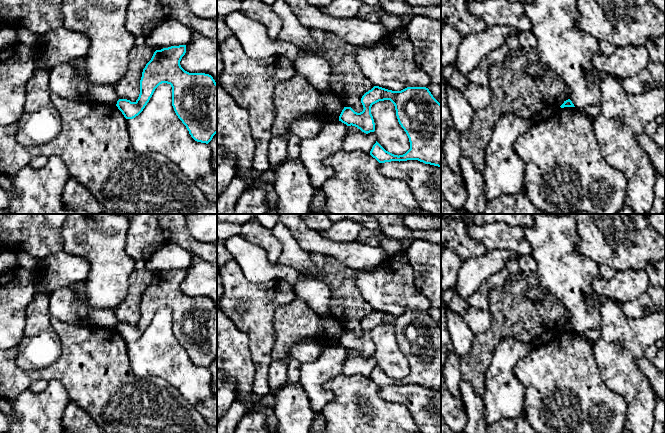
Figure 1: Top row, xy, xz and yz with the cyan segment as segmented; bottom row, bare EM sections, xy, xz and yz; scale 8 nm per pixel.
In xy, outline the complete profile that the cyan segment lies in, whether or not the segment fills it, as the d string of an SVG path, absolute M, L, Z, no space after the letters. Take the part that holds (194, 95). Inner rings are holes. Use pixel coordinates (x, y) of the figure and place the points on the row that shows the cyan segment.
M186 45L156 50L143 69L138 99L135 102L119 99L116 106L126 119L133 119L143 111L160 84L170 84L172 87L172 106L176 115L195 141L208 144L217 133L217 83L209 74L185 71L180 65L185 53Z

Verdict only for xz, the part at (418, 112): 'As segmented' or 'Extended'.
As segmented

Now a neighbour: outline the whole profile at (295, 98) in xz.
M297 73L275 86L273 102L276 117L271 128L272 136L284 136L292 121L306 116L317 117L325 123L339 120L339 117L327 119L323 111L321 92Z

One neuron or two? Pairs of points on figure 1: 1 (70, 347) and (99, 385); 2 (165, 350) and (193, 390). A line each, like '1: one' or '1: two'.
1: one
2: one

